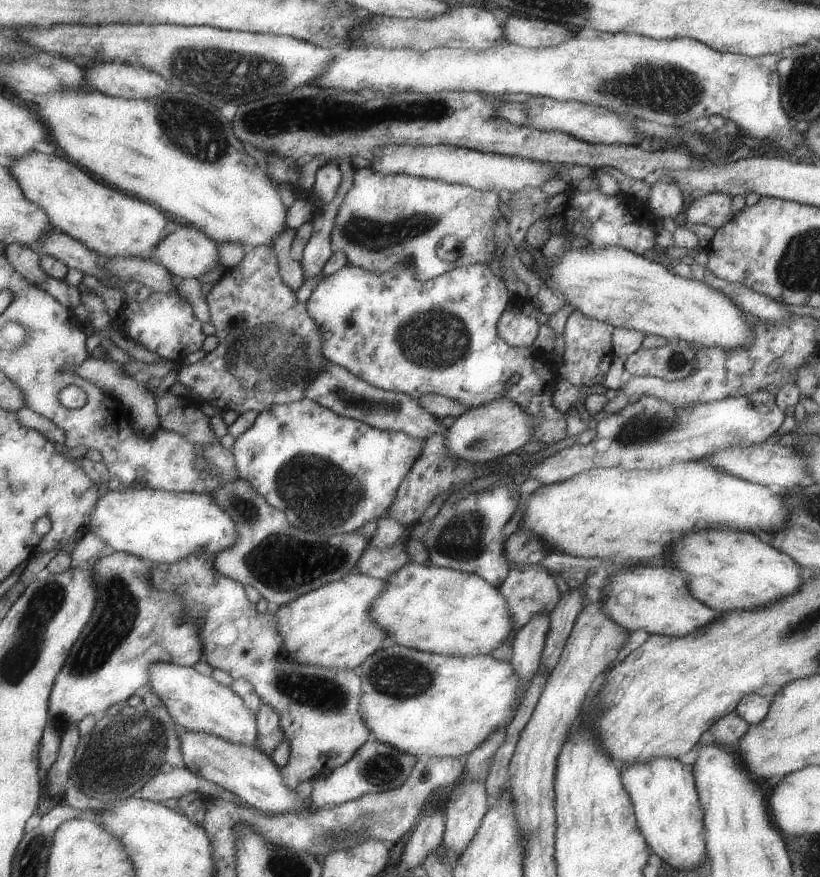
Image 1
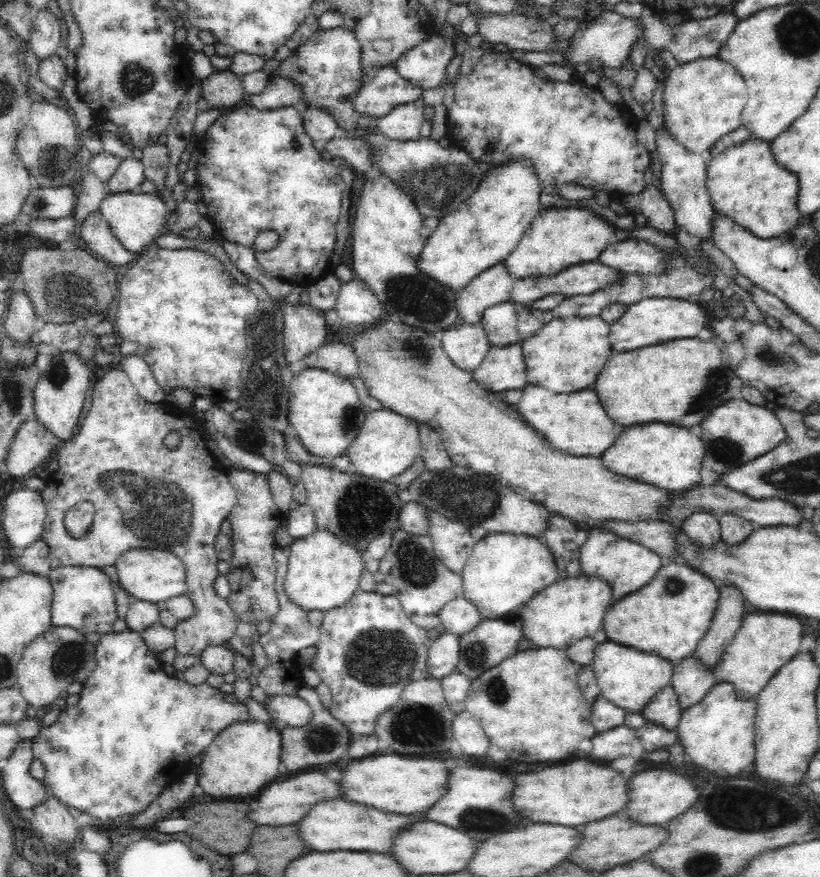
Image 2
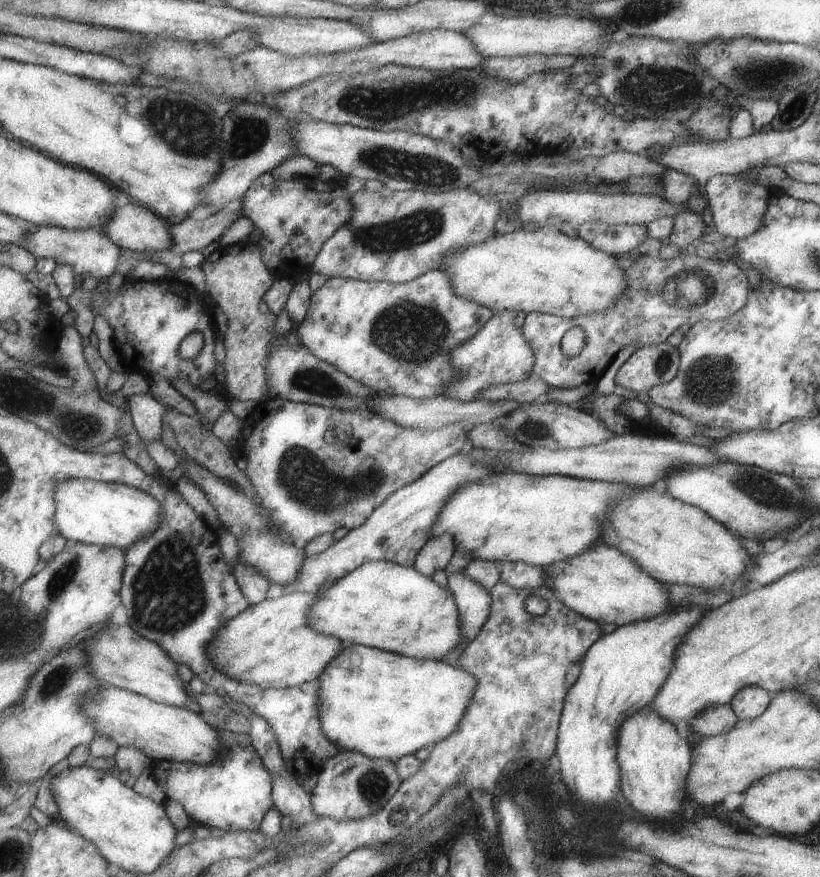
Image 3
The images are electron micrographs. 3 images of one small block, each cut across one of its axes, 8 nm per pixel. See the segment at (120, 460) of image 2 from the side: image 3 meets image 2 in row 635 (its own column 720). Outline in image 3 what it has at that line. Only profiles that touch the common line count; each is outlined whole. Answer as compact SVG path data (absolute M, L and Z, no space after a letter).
M742 173L712 176L701 187L701 192L707 200L707 218L713 230L723 237L731 236L736 239L751 236L761 226L767 202L774 193L761 184L749 182Z

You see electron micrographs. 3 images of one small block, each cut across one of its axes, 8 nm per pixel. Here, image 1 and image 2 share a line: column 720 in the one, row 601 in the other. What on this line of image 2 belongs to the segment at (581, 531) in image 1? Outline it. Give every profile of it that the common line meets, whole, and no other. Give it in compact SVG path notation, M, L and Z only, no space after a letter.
M488 532L480 541L476 542L472 547L470 557L463 566L461 577L463 580L462 594L477 606L486 619L502 619L504 616L507 619L517 617L521 608L537 592L560 579L554 555L550 548L542 542L541 537L512 532Z

